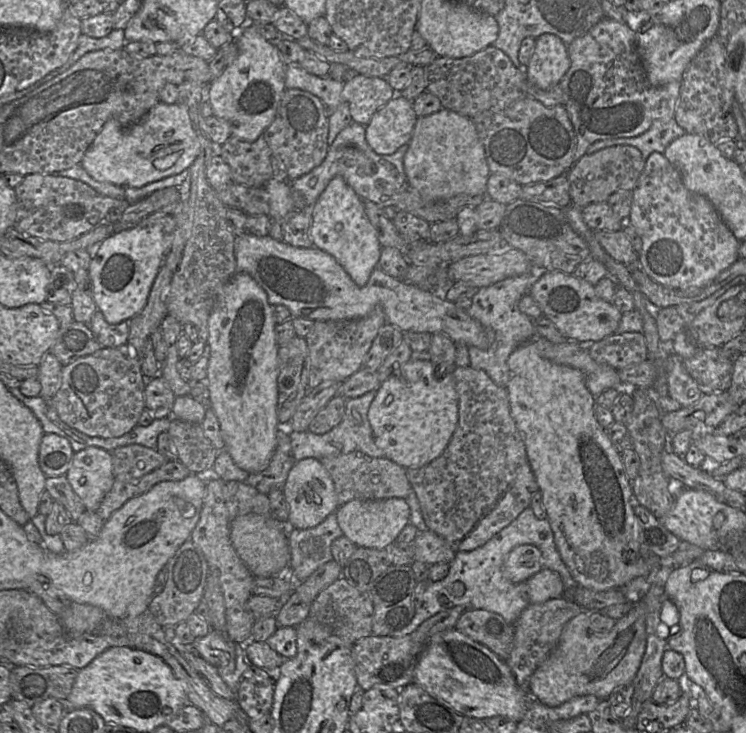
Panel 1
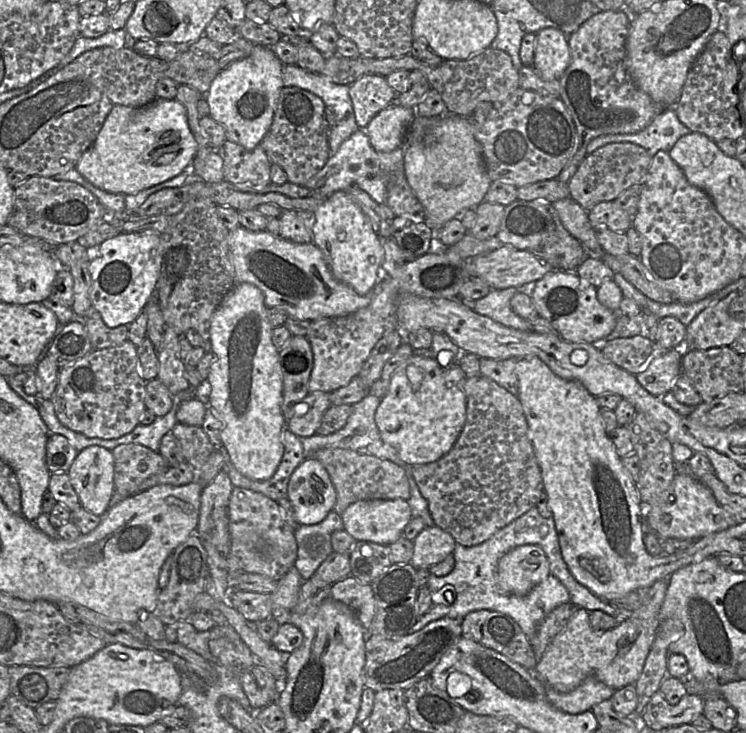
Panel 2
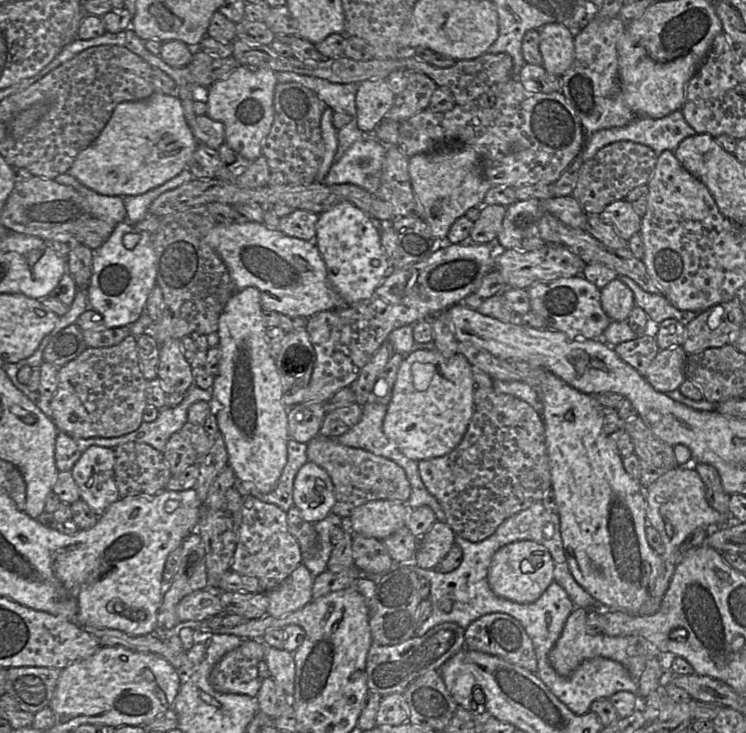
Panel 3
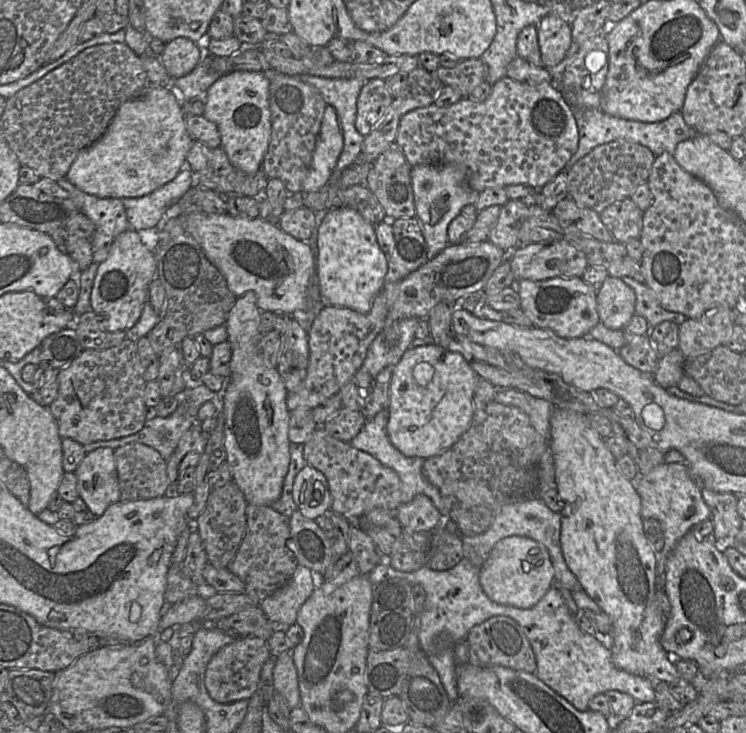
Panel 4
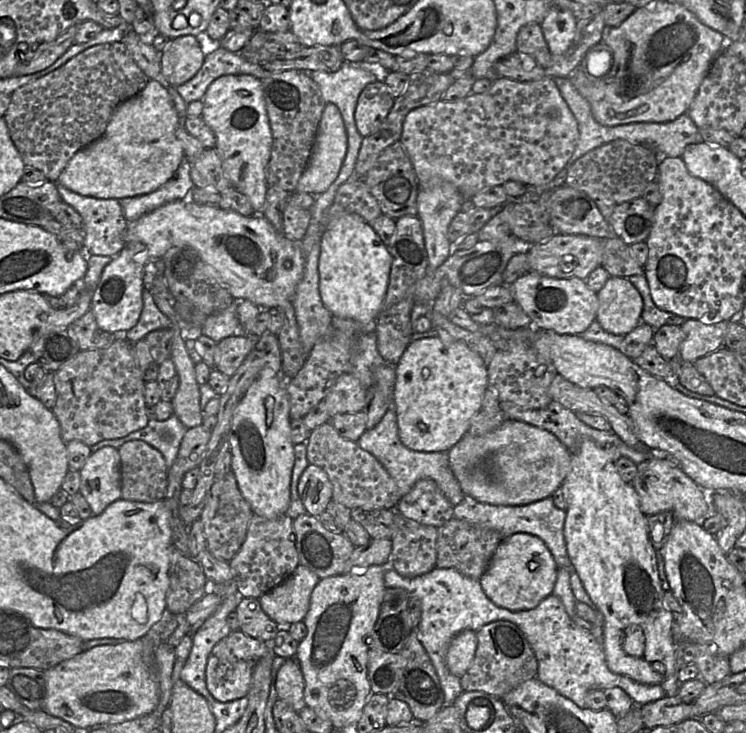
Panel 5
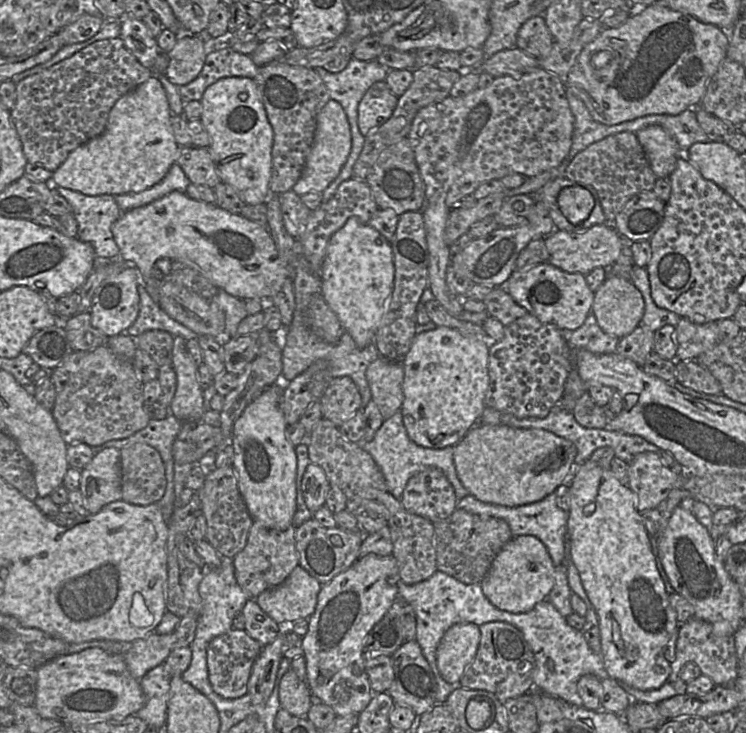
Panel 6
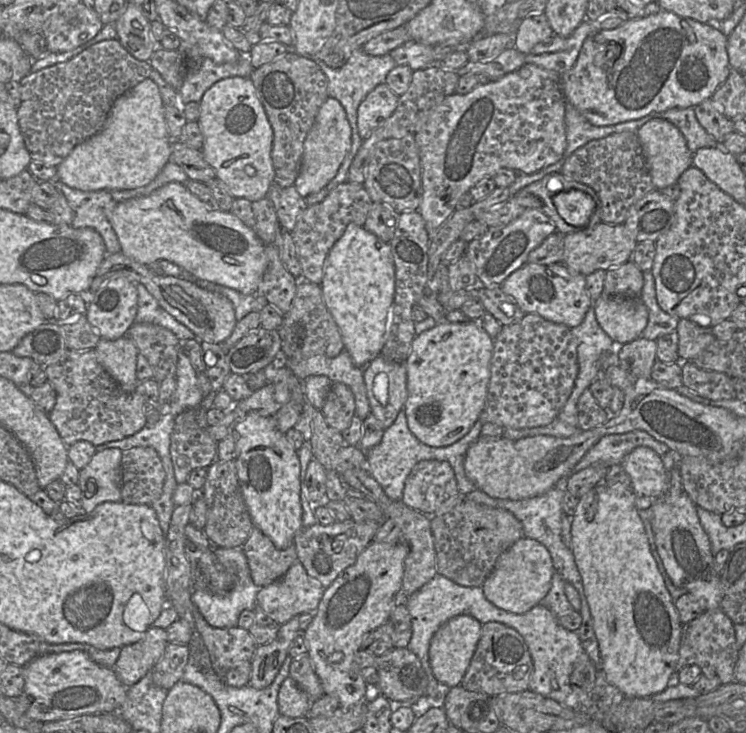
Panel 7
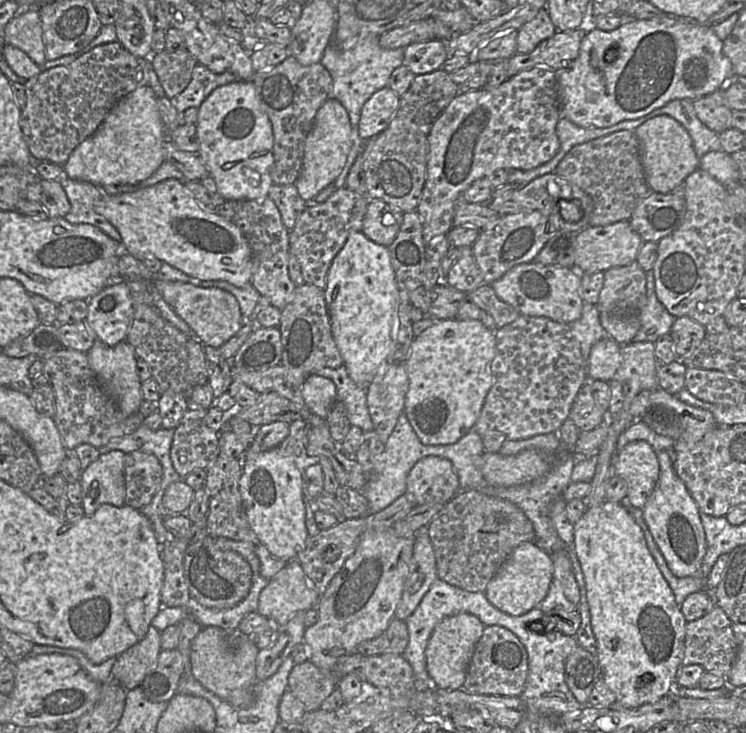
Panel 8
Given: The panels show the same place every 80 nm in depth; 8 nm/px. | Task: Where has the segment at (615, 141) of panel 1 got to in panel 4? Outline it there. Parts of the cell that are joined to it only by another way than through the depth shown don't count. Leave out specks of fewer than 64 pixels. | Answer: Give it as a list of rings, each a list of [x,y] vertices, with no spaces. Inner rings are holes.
[[[573,107],[572,112],[579,130],[579,145],[576,153],[572,156],[563,170],[571,168],[584,156],[596,147],[612,142],[614,140],[627,140],[648,147],[655,155],[660,156],[663,152],[674,155],[681,141],[692,139],[699,133],[684,121],[681,111],[673,113],[667,119],[660,122],[642,122],[636,120],[622,119],[605,113],[602,109]]]

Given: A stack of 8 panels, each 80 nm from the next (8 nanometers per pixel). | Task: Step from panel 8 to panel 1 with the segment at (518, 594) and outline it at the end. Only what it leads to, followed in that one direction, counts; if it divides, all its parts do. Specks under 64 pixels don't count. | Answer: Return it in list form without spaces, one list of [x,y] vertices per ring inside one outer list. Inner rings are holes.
[[[531,544],[515,547],[506,557],[503,574],[512,583],[520,583],[543,568],[540,550]]]

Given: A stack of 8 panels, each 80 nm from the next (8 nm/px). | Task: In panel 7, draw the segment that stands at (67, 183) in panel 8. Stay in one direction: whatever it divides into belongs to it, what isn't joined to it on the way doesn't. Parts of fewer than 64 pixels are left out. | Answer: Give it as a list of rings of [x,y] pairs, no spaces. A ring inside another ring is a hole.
[[[53,180],[56,188],[66,197],[74,212],[73,228],[89,227],[103,238],[107,254],[120,252],[121,246],[110,223],[111,212],[116,205],[109,191],[85,192]]]

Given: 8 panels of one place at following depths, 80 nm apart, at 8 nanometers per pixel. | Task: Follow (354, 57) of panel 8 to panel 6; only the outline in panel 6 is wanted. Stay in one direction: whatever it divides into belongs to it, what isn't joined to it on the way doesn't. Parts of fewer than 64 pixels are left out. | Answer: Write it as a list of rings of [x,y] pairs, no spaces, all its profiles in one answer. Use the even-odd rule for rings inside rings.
[[[352,57],[347,66],[338,73],[330,73],[322,67],[313,68],[324,82],[330,99],[337,101],[344,109],[351,132],[351,151],[349,156],[343,165],[340,173],[331,182],[328,187],[321,193],[322,203],[327,202],[335,193],[338,186],[345,180],[352,177],[353,166],[358,159],[361,150],[363,148],[365,137],[361,134],[358,127],[358,105],[365,92],[375,82],[384,81],[387,73],[390,71],[387,67],[381,65],[376,60],[361,61]]]

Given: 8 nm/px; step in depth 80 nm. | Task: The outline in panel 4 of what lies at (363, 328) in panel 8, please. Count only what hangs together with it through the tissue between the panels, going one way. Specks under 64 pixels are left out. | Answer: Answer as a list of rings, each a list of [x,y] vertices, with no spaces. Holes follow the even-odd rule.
[[[349,207],[327,211],[316,242],[316,278],[326,305],[368,313],[375,297],[383,290],[387,272],[387,256],[379,246],[375,225]]]

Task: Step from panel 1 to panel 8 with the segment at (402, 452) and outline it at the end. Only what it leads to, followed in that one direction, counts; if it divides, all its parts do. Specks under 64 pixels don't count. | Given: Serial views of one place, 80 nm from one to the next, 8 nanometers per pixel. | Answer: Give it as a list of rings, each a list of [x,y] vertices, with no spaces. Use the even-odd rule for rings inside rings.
[[[454,318],[435,321],[432,326],[414,338],[405,361],[409,387],[405,397],[404,412],[422,444],[454,444],[474,427],[494,383],[491,365],[495,355],[495,330],[485,327],[480,319]]]

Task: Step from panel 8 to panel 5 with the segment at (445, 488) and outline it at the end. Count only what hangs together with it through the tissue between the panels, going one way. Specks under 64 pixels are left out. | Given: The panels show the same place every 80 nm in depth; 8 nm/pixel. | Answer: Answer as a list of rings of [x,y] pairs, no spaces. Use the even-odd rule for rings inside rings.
[[[425,478],[417,481],[412,489],[400,498],[395,511],[420,524],[438,528],[453,517],[453,508],[437,483]]]

